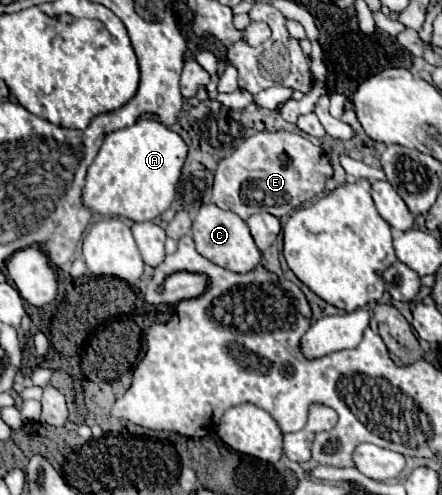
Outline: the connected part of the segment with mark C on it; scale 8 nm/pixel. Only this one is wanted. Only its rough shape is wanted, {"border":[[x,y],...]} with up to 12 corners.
{"border":[[201,205],[197,253],[233,273],[261,263],[249,227],[231,211]]}

